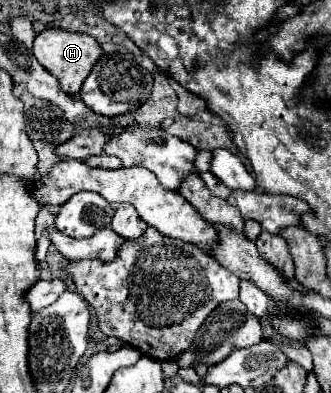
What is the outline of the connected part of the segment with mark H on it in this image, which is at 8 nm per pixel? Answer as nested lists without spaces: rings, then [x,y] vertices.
[[[44,29],[42,33],[36,35],[32,53],[38,59],[38,63],[46,67],[46,71],[52,73],[60,81],[60,87],[66,93],[78,93],[84,79],[90,75],[90,69],[100,59],[102,47],[94,37],[84,35],[84,33],[72,33],[64,29]]]

